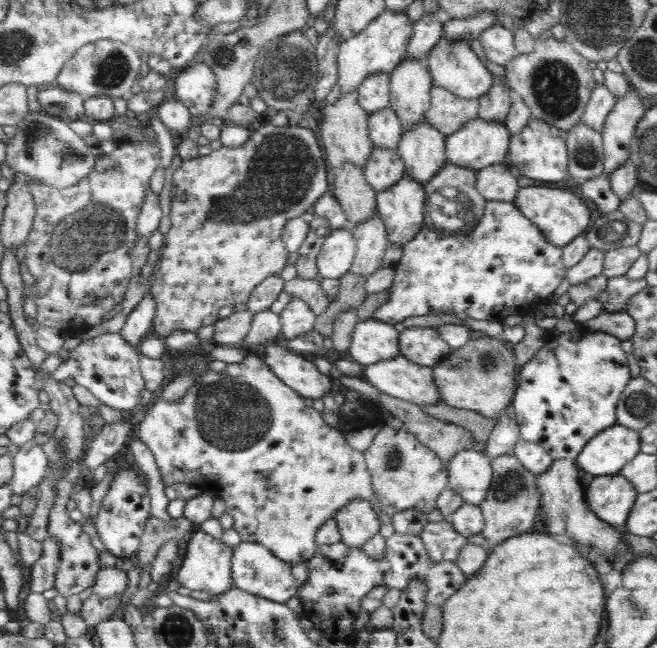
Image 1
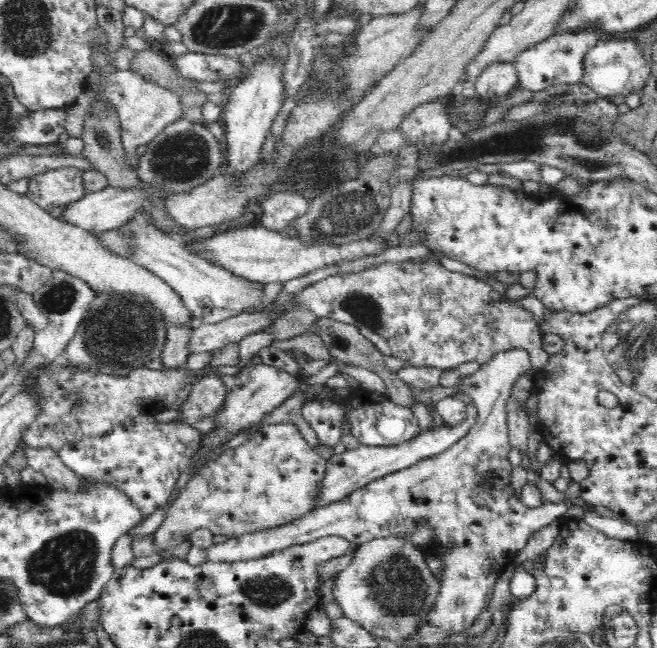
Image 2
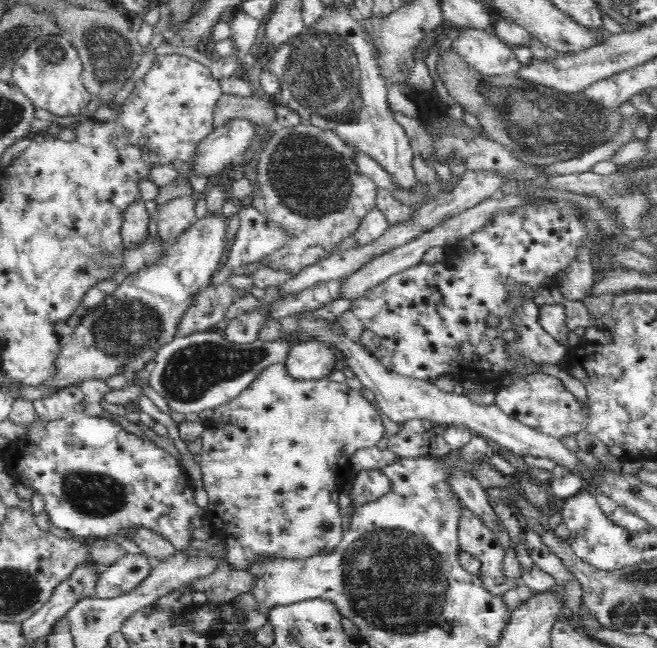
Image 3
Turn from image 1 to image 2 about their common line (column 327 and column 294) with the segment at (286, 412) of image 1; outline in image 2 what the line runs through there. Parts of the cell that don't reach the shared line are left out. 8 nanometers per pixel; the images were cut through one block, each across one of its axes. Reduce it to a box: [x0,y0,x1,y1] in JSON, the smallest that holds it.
[153,422,328,550]

